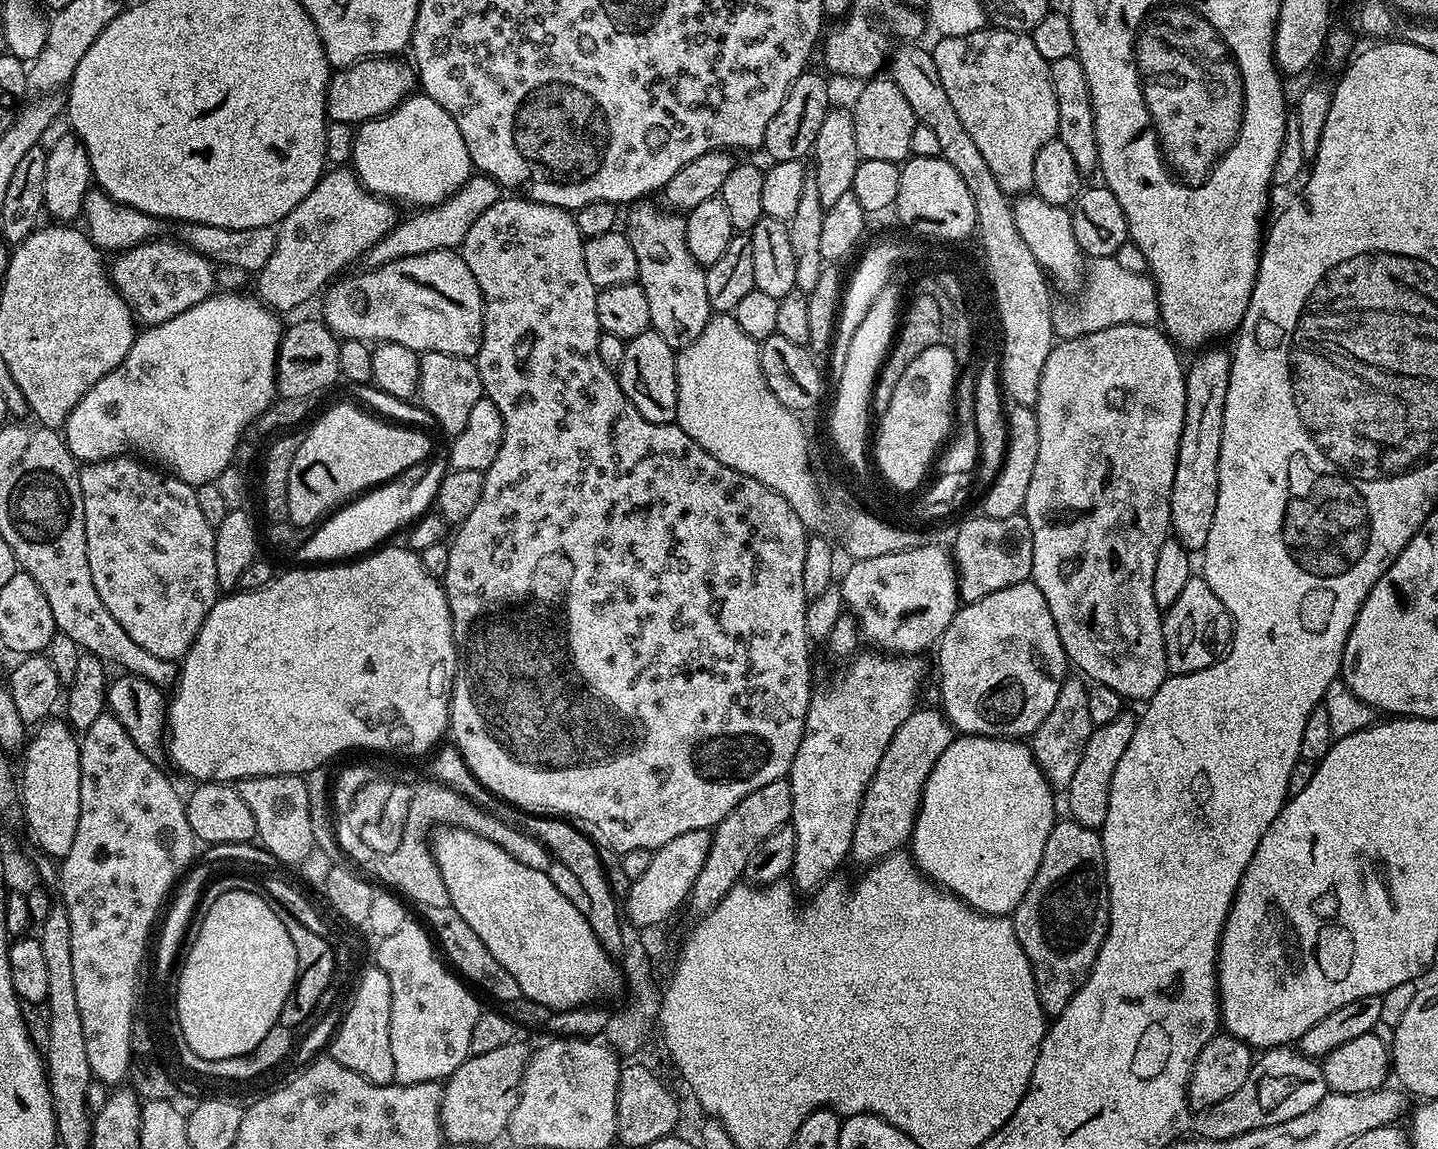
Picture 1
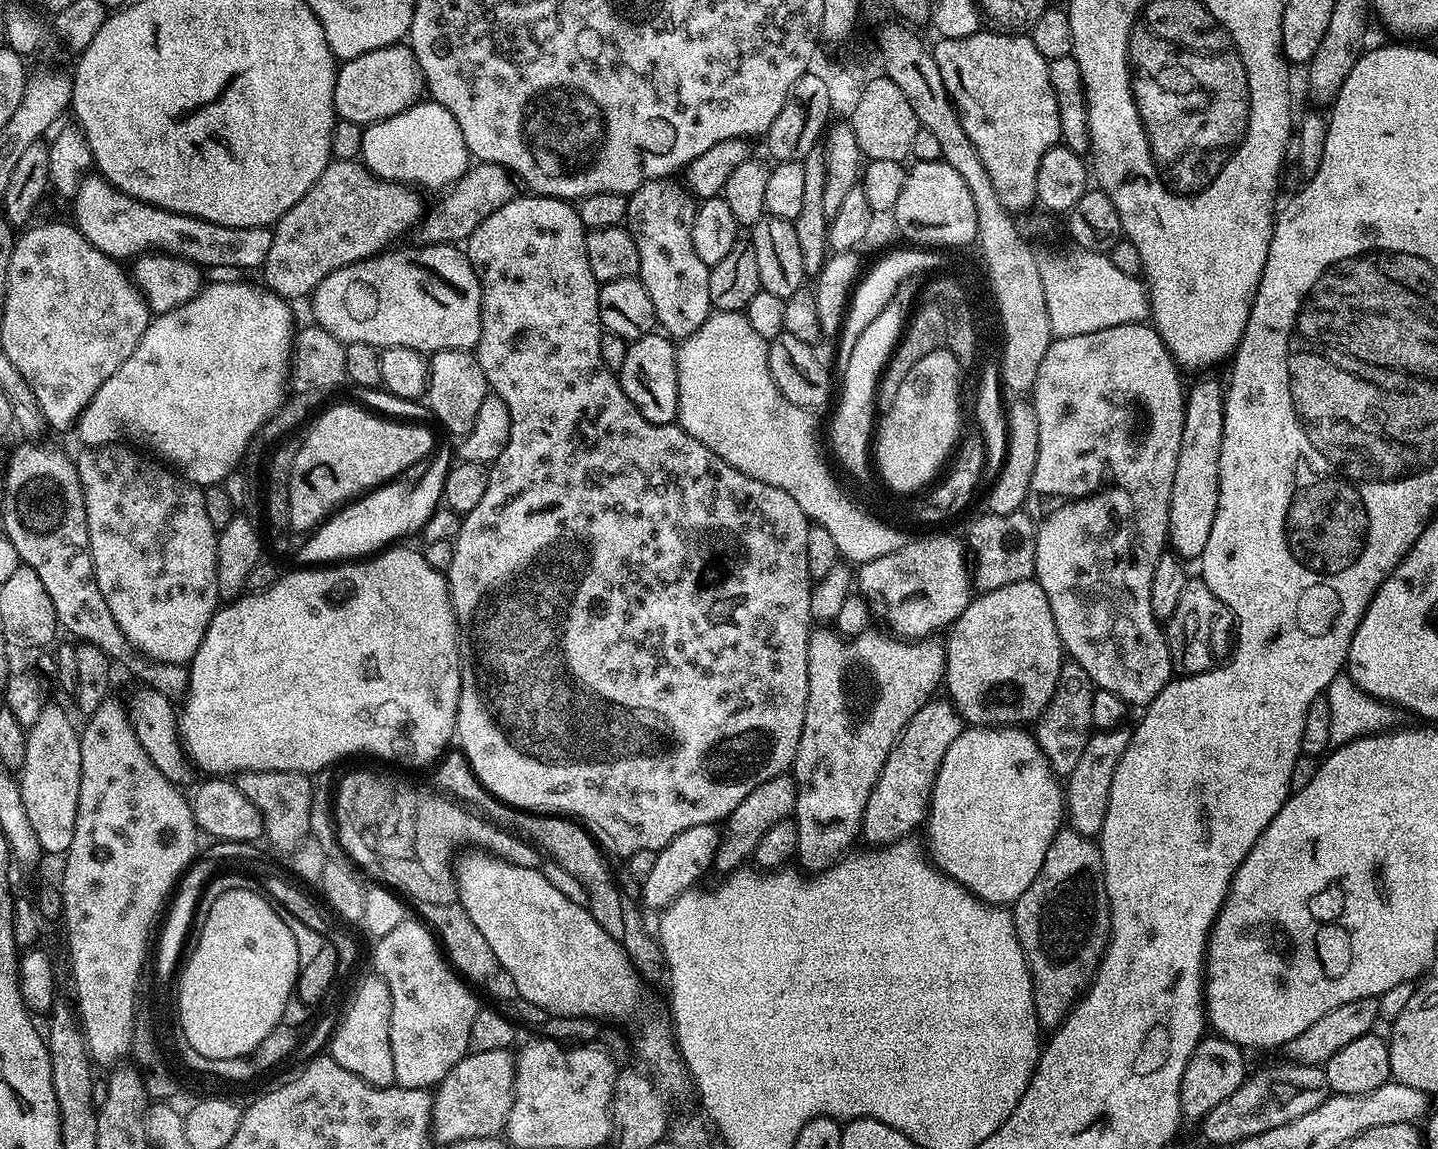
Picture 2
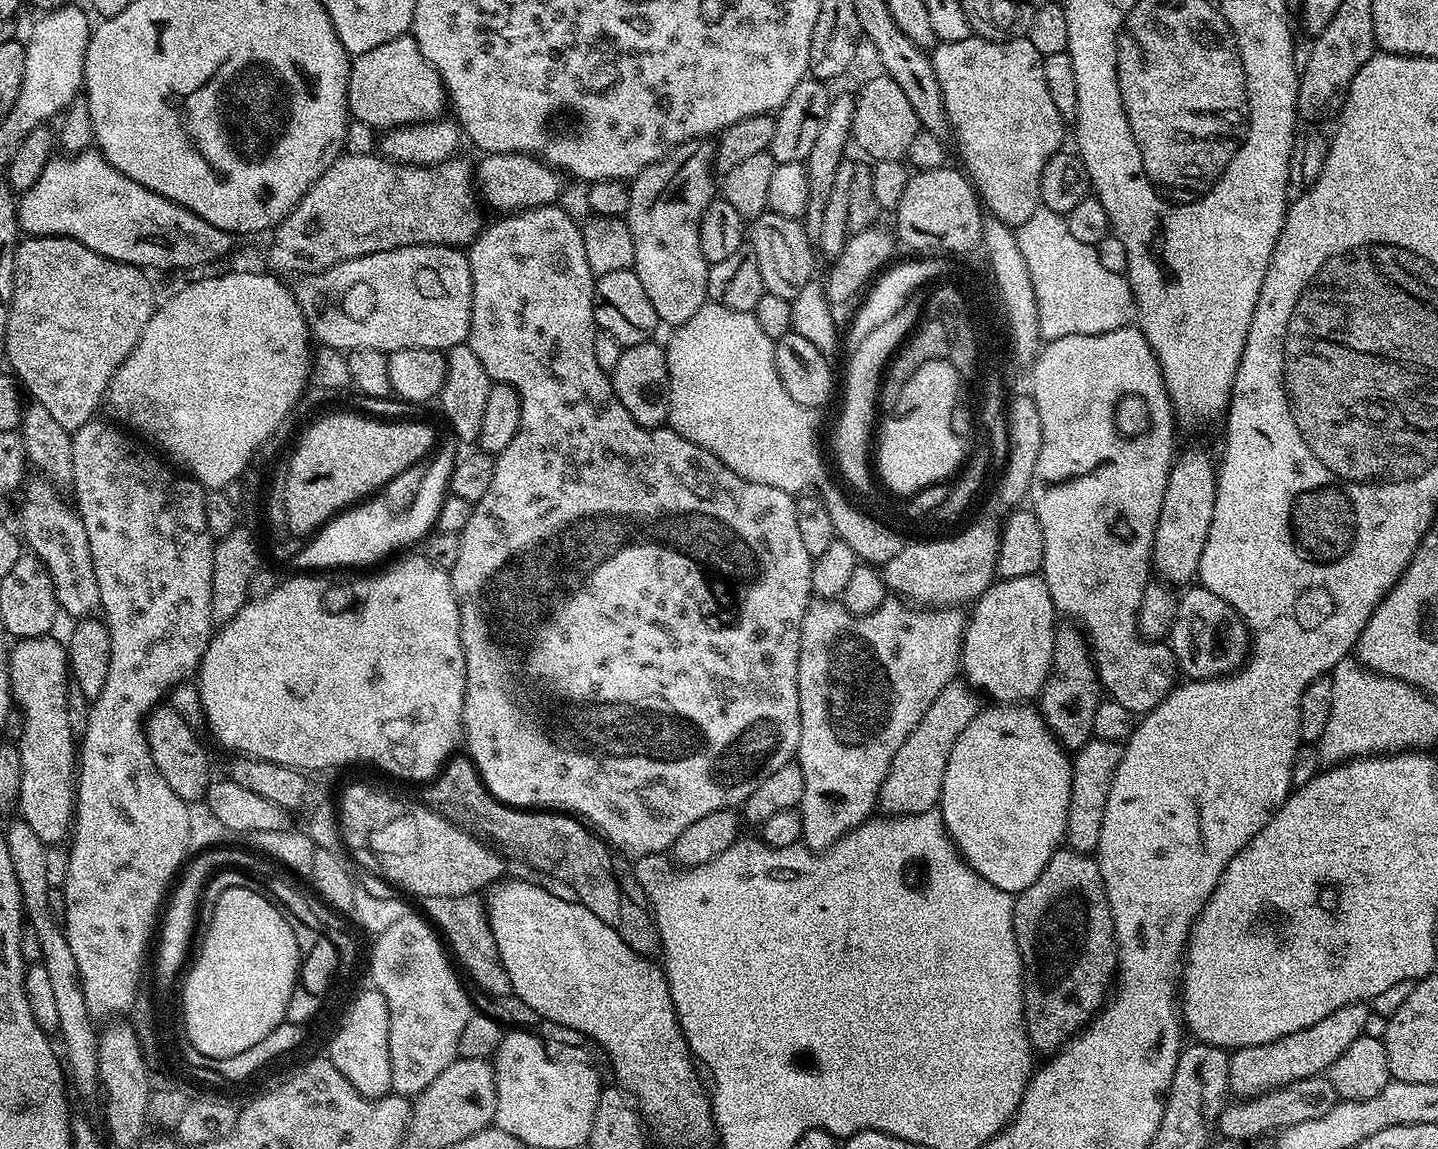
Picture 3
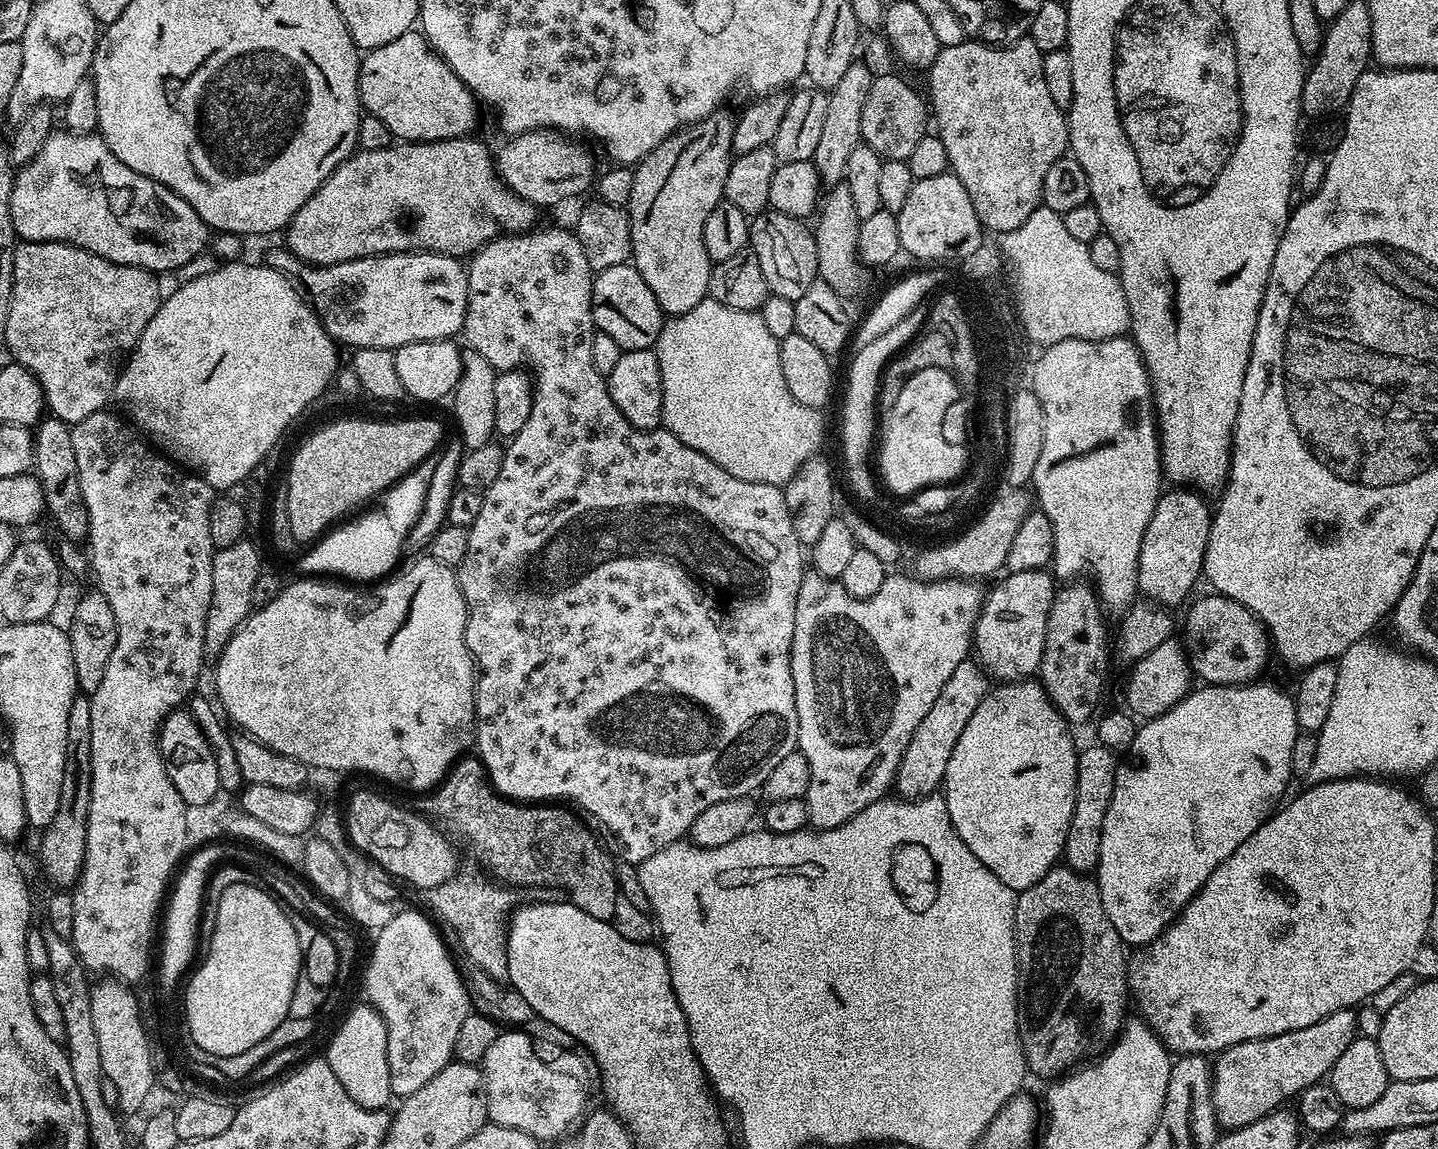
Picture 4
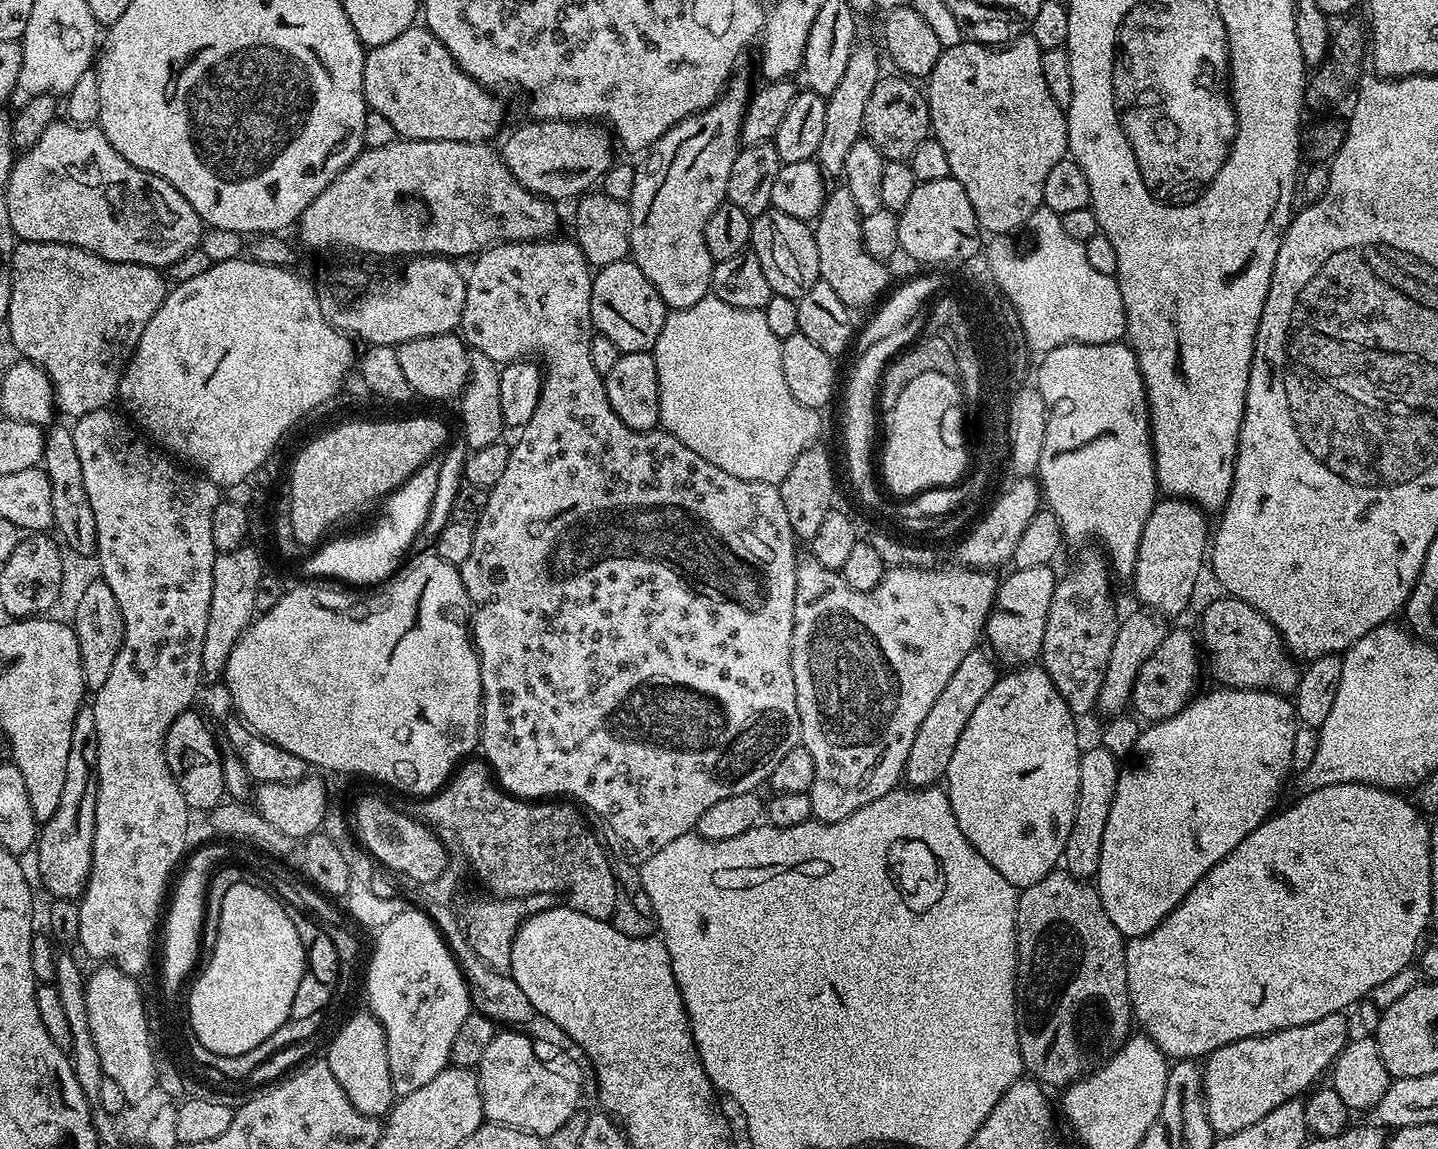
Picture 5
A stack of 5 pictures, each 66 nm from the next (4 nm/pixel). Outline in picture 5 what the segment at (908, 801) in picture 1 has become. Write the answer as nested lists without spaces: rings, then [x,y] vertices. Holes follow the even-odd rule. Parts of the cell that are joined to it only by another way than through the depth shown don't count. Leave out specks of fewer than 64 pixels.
[[[974,650],[958,662],[958,670],[950,674],[950,682],[946,682],[942,694],[934,698],[934,706],[930,706],[930,710],[926,710],[926,718],[920,720],[918,734],[912,736],[910,754],[906,754],[904,759],[903,779],[917,790],[939,785],[947,777],[954,746],[958,746],[958,738],[962,738],[962,730],[966,730],[970,714],[974,714],[978,702],[982,702],[996,684],[997,661],[987,651],[980,651]]]

